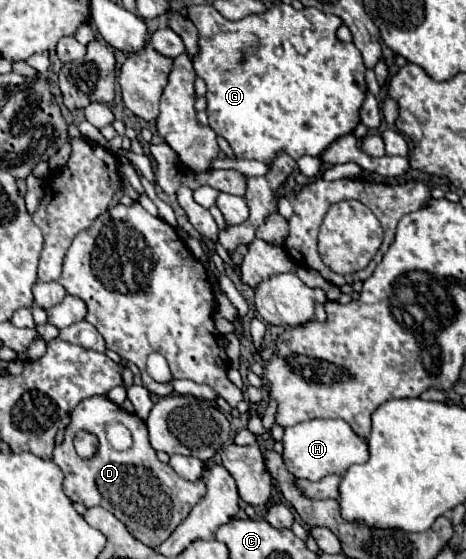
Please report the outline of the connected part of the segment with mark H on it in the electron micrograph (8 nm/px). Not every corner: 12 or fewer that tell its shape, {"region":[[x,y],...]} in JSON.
{"region":[[343,419],[285,429],[283,461],[297,479],[343,475],[367,441]]}

